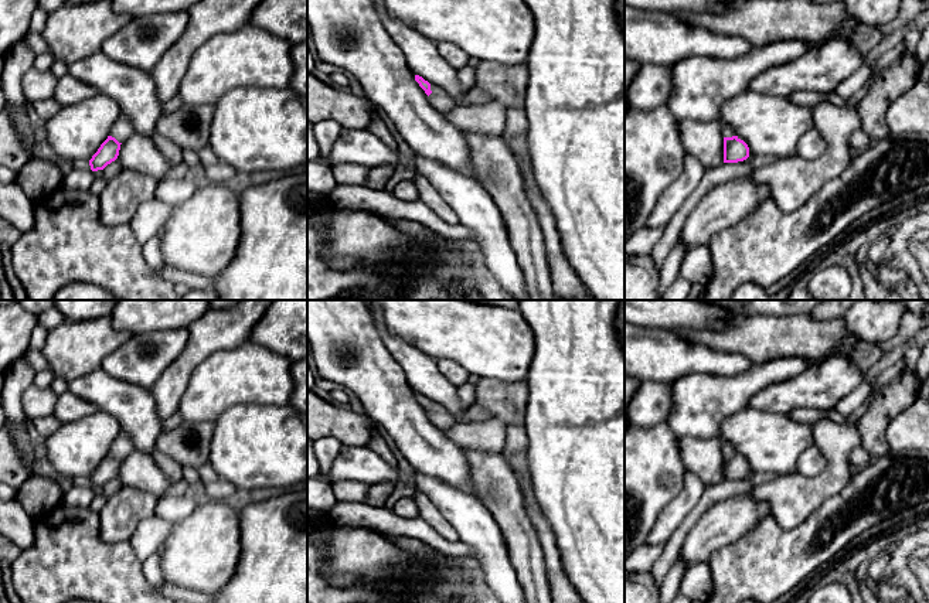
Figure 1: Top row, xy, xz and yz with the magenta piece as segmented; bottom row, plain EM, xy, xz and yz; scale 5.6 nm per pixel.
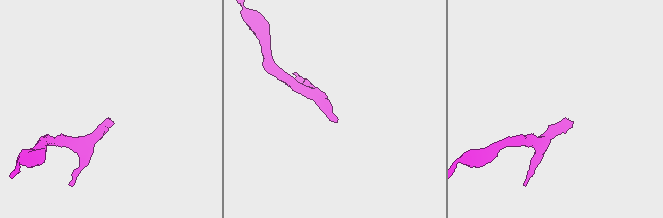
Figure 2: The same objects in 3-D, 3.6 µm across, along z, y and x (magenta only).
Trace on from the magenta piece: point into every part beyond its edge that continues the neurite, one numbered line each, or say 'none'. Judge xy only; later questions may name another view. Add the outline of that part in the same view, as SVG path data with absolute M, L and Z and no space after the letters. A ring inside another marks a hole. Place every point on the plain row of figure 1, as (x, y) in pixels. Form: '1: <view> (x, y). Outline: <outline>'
1: xy (122, 446). Outline: M120 433L118 439L112 443L109 453L115 454L119 460L123 460L135 450L136 449L130 436L126 433Z

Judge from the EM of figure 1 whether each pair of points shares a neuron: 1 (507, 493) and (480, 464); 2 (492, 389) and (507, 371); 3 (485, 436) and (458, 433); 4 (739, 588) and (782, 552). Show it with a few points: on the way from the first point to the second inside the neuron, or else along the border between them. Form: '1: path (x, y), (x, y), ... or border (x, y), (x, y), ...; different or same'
1: path (500, 486), (487, 472); same
2: border (480, 377), (509, 382), (524, 381); different
3: path (477, 435), (465, 435); same
4: path (749, 578), (772, 555); same

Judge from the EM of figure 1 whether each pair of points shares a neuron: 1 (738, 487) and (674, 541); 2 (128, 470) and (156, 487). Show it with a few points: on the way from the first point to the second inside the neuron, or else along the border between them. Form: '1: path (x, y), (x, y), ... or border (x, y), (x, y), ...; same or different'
1: path (721, 491), (715, 493), (687, 524); same
2: path (135, 470), (139, 470), (149, 480); same

